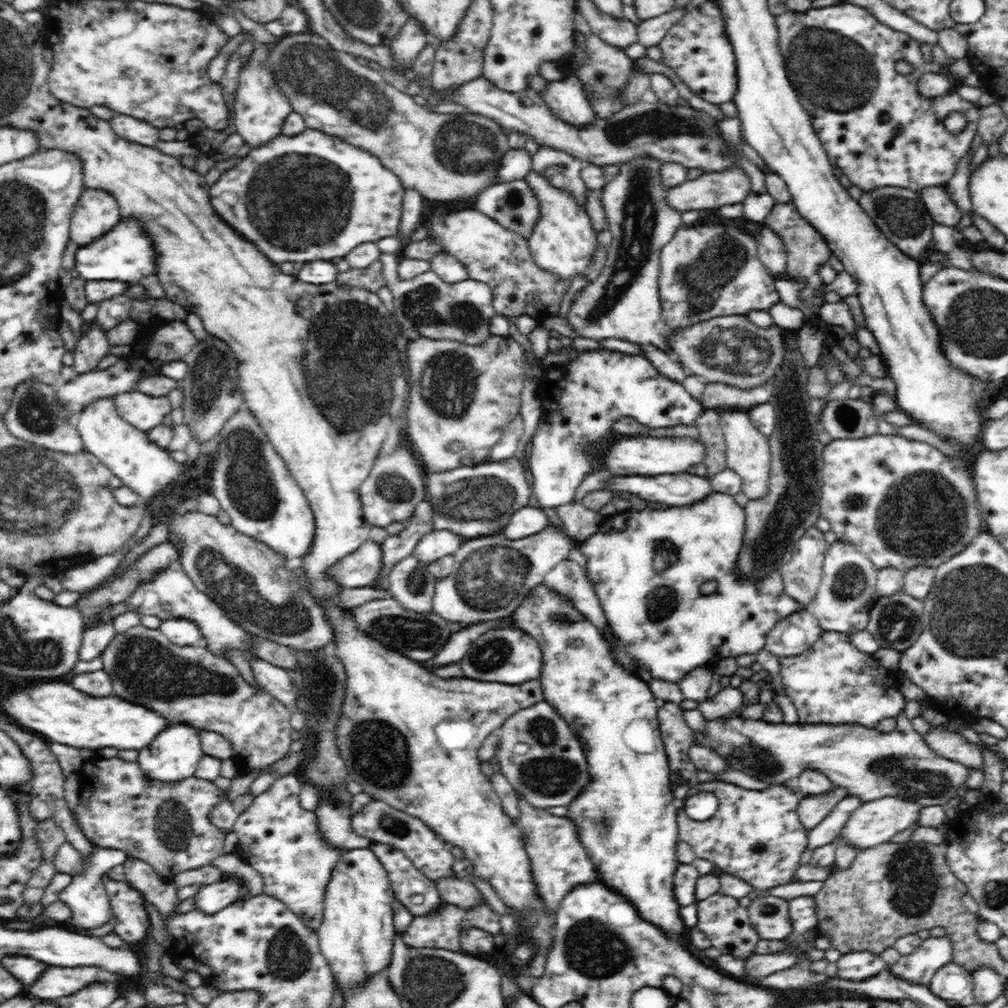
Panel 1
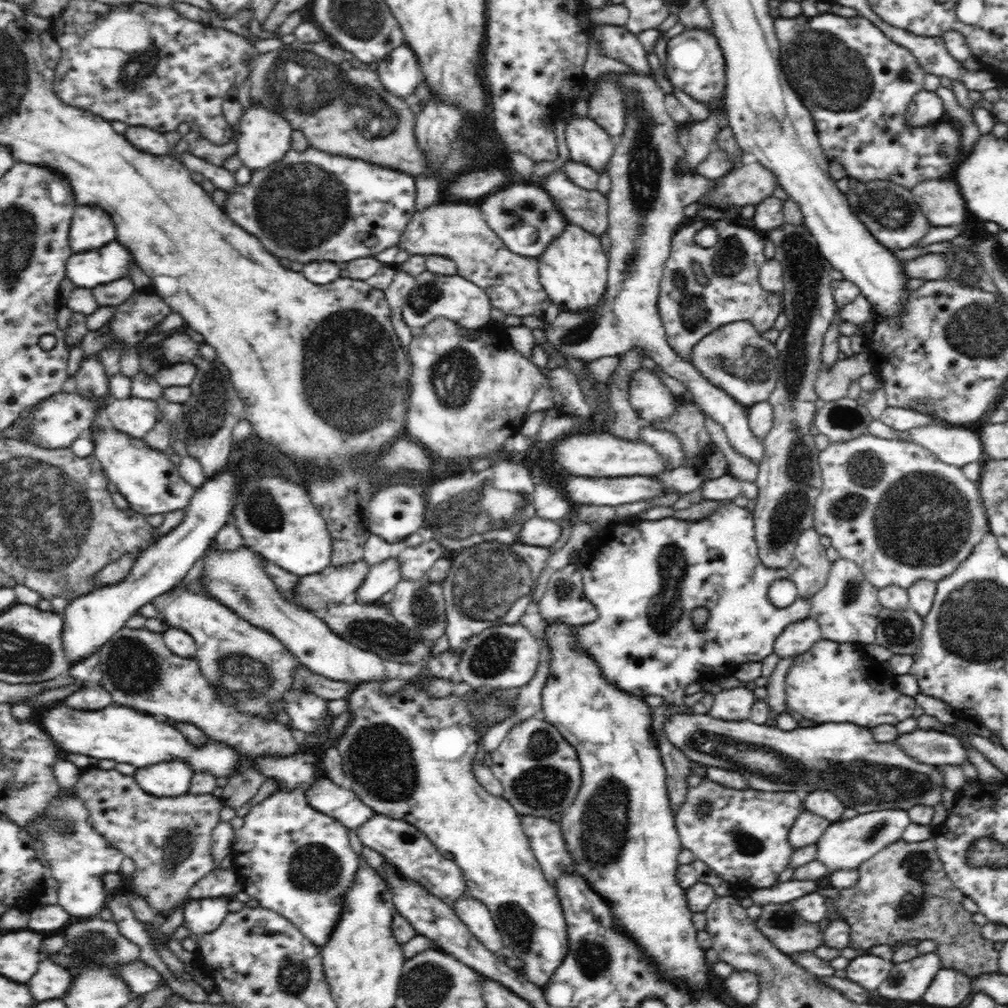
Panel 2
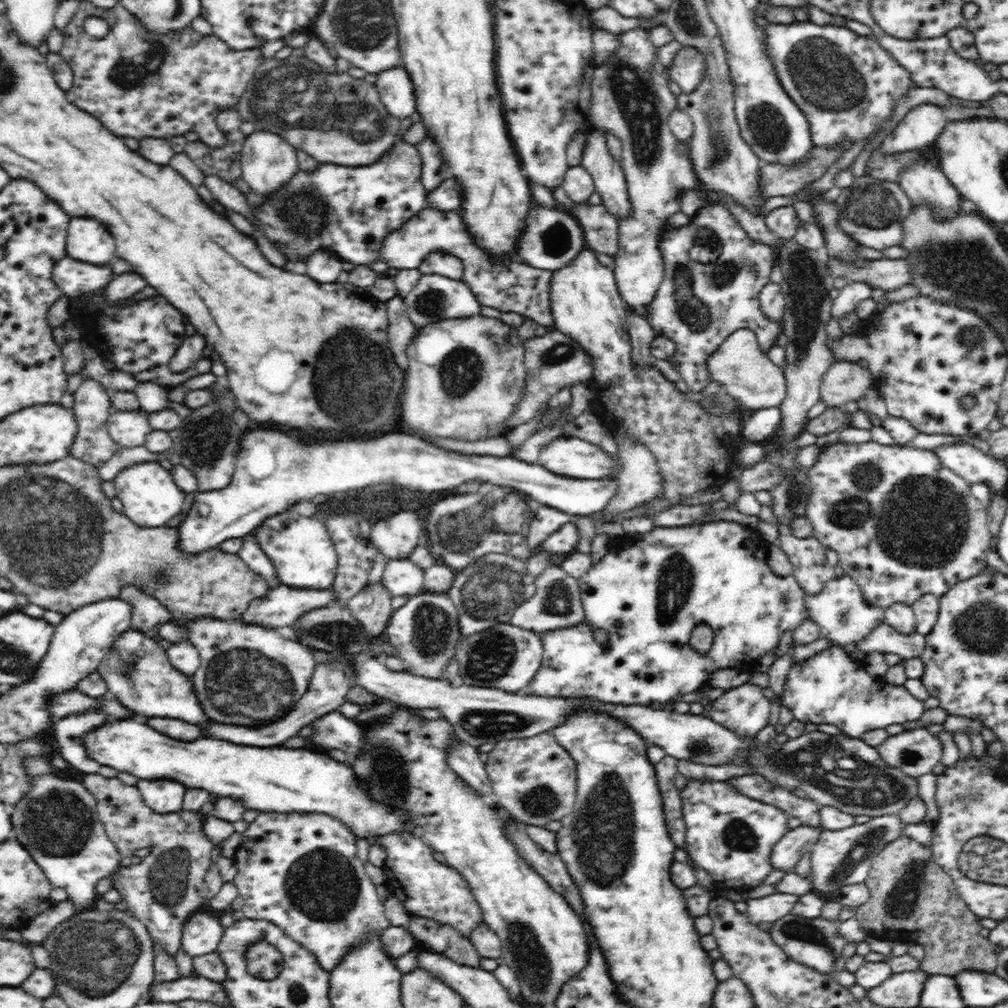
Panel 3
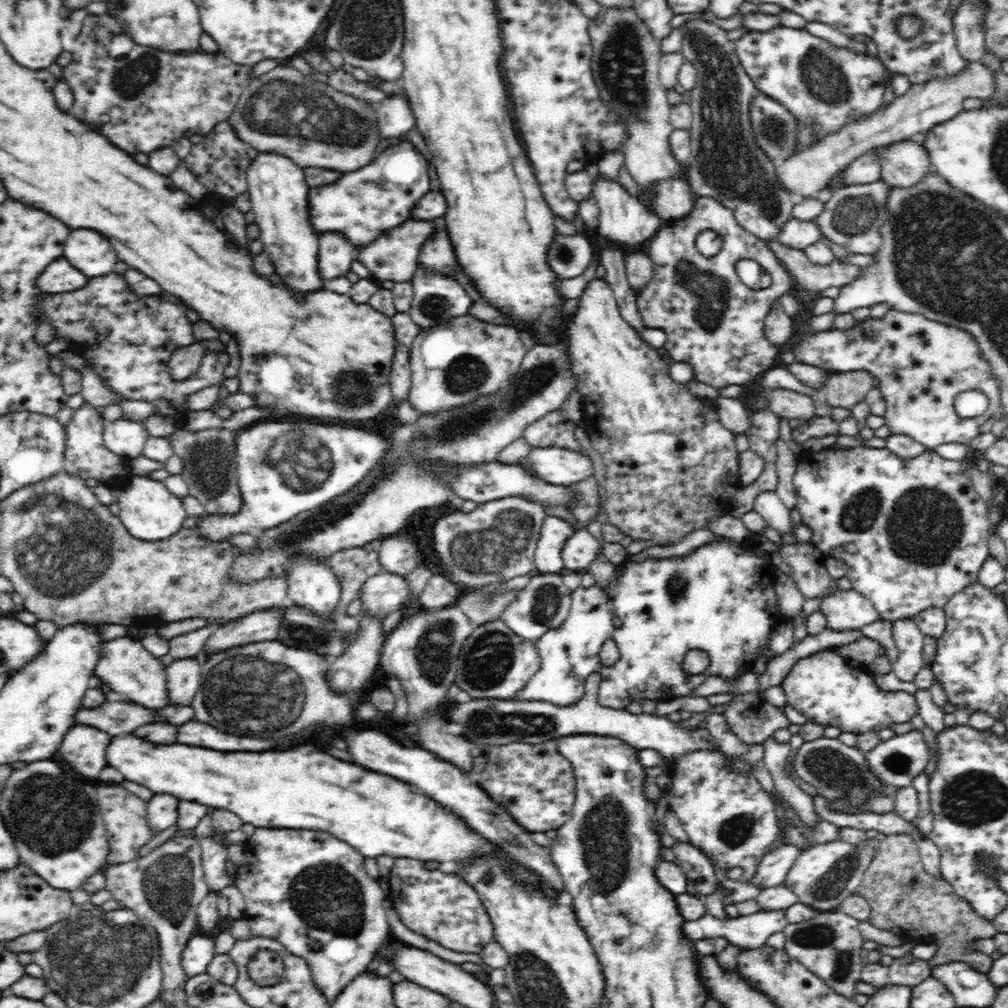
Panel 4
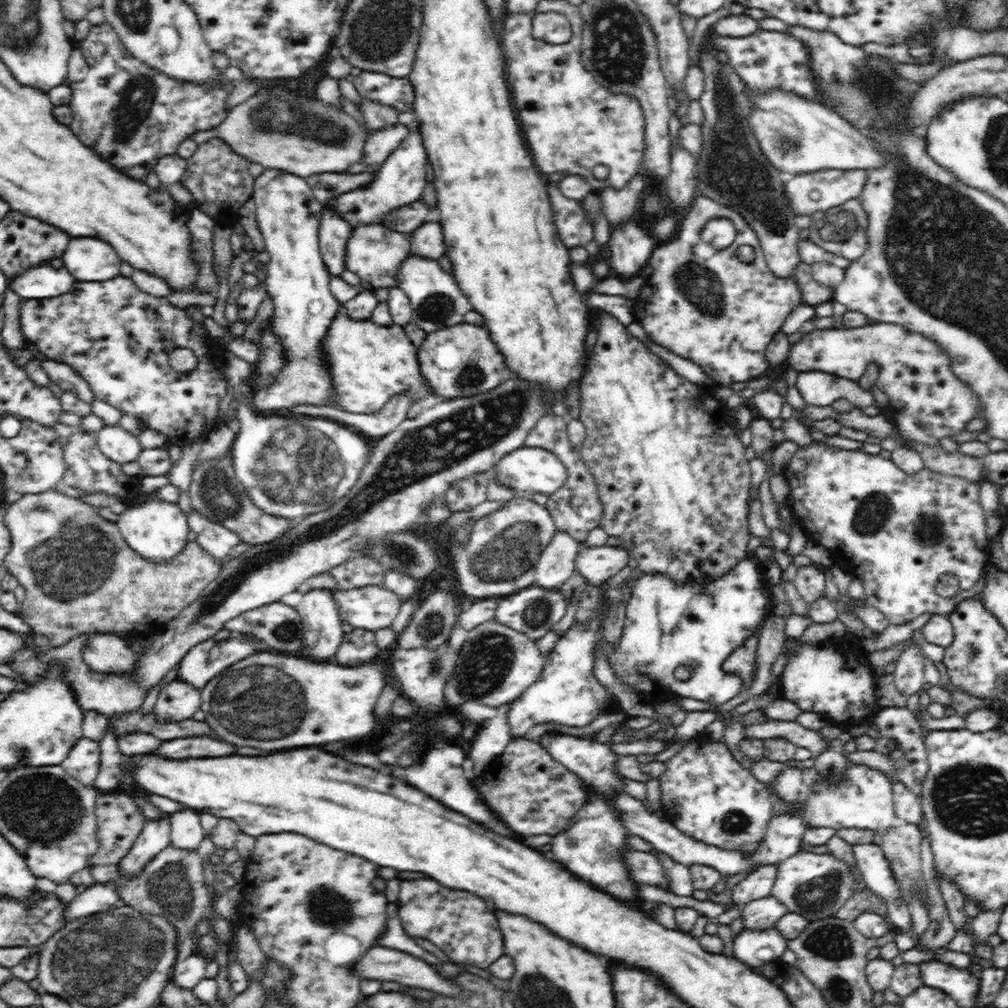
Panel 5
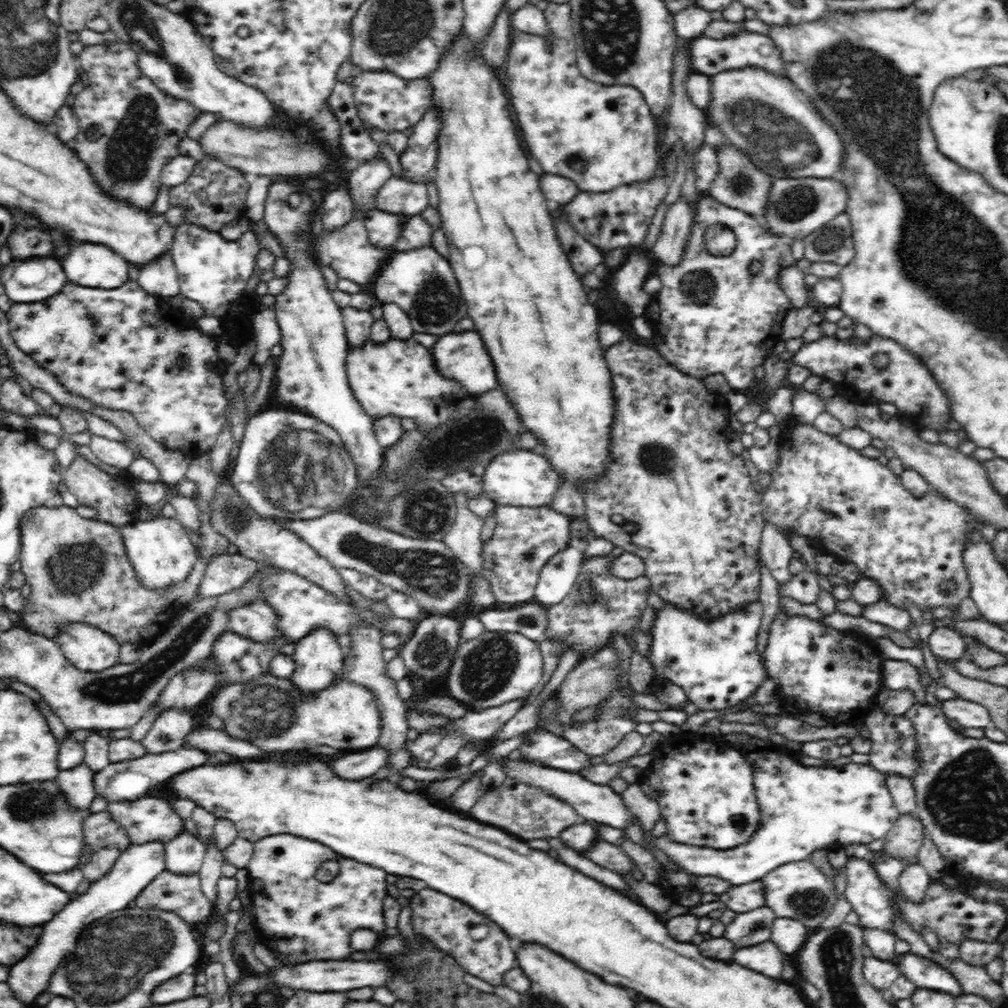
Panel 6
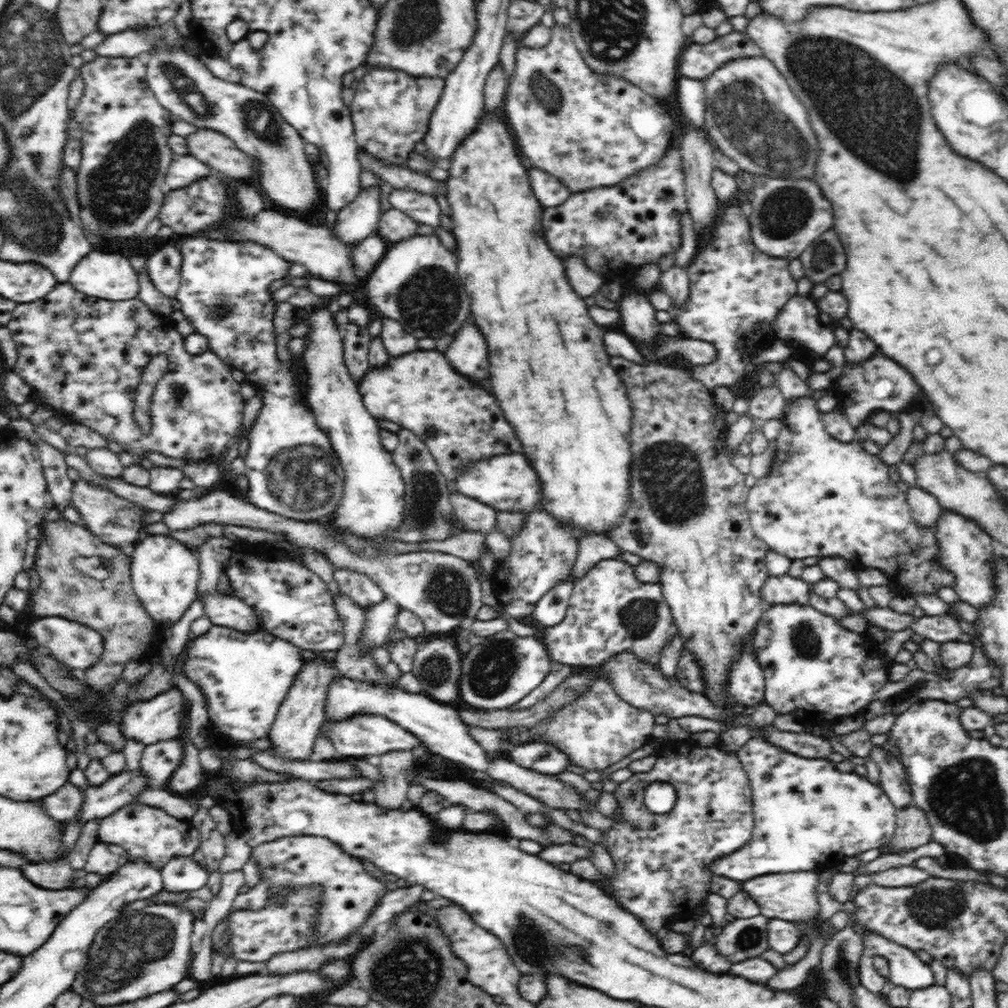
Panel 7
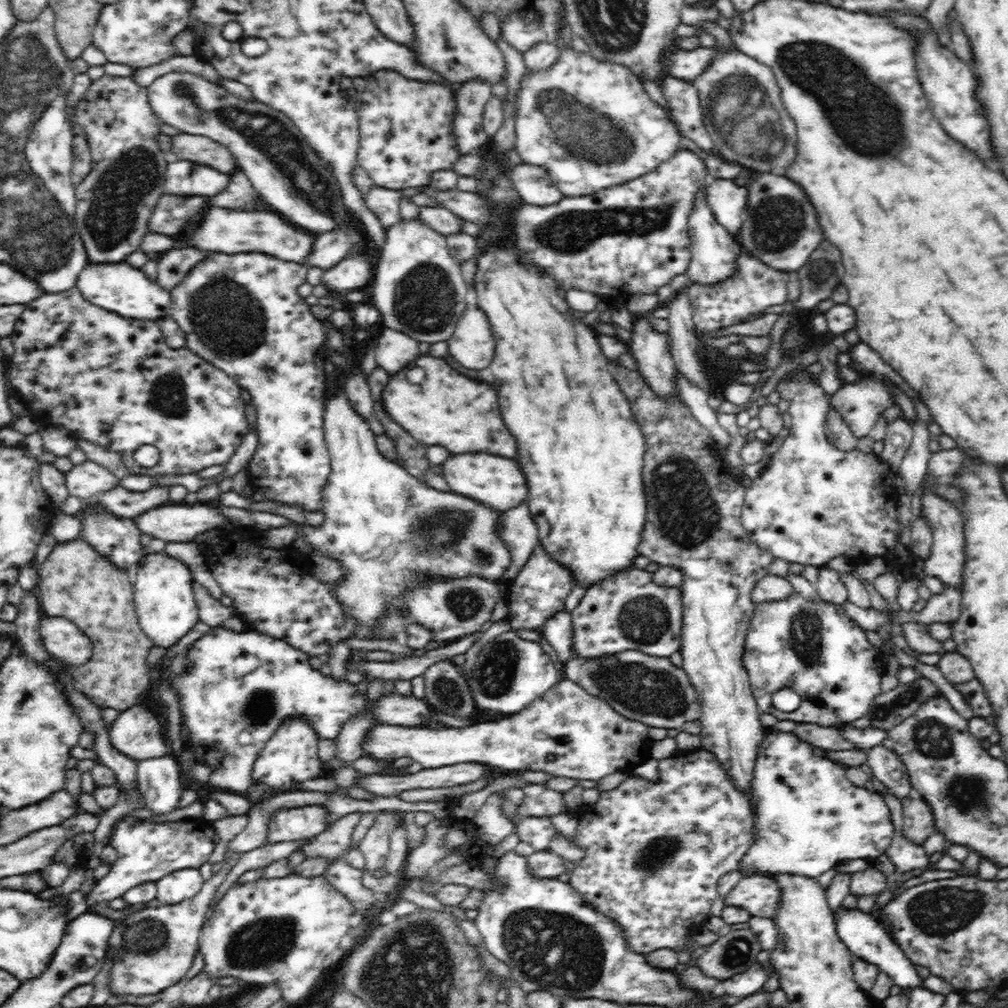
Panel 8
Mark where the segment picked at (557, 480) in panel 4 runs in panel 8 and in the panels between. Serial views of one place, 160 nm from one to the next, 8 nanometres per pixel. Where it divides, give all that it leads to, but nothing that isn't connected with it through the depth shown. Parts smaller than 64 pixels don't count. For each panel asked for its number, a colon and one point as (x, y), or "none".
5: (535, 470)
6: (519, 477)
7: (506, 483)
8: (496, 482)

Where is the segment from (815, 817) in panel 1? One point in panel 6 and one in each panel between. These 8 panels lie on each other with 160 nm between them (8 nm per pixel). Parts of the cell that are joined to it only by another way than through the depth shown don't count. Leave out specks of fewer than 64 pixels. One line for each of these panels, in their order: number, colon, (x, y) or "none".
2: (808, 827)
3: (786, 853)
4: (774, 867)
5: (759, 884)
6: (743, 898)

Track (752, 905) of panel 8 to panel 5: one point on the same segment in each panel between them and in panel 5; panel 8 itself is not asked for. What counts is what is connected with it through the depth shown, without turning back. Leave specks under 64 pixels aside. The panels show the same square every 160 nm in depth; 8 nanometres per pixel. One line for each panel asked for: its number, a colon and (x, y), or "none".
5: (815, 886)
6: (799, 890)
7: (793, 897)

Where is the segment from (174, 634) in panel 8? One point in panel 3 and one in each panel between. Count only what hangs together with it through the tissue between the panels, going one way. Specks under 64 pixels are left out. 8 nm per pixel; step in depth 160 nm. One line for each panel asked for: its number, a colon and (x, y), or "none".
3: (150, 497)
4: (149, 512)
5: (157, 530)
6: (161, 553)
7: (164, 573)

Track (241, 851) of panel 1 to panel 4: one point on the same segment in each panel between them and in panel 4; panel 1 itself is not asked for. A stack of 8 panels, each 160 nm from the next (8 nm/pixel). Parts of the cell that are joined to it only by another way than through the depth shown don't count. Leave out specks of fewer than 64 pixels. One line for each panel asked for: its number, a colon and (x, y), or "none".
2: (292, 859)
3: (298, 871)
4: (308, 890)

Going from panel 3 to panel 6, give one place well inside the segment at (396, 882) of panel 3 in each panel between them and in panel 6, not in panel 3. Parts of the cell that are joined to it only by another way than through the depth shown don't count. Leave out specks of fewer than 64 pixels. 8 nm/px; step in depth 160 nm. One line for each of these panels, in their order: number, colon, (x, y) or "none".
4: (442, 907)
5: (463, 926)
6: (480, 947)

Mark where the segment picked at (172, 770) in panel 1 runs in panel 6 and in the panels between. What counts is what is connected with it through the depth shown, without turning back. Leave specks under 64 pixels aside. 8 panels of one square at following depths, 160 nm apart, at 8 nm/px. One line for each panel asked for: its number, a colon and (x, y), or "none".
2: (172, 778)
3: (162, 795)
4: (162, 813)
5: (155, 836)
6: (139, 864)

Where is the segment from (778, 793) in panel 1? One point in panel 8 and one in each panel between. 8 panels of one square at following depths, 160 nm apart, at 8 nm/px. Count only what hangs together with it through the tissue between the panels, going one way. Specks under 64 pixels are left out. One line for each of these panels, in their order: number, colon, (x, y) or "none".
2: (743, 837)
3: (730, 835)
4: (726, 814)
5: (708, 795)
6: (707, 797)
7: (662, 861)
8: (654, 851)

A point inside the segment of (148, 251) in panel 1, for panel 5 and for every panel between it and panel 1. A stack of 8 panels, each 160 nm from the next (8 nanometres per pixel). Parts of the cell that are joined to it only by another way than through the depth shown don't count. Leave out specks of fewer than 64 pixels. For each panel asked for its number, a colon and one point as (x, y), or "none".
2: (89, 269)
3: (73, 277)
4: (60, 276)
5: (51, 278)

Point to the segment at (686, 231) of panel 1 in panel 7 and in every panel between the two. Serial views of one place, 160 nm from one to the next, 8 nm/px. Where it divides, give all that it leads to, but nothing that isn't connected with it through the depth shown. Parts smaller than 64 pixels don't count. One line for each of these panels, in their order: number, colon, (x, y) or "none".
2: (688, 311)
3: (697, 306)
4: (714, 322)
5: (720, 313)
6: (714, 317)
7: (736, 291)

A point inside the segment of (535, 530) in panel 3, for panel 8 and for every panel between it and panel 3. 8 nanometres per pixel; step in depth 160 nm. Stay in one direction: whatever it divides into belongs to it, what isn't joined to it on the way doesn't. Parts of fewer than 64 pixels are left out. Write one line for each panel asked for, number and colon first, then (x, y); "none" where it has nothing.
4: (548, 560)
5: (556, 564)
6: (558, 575)
7: (550, 610)
8: (557, 630)

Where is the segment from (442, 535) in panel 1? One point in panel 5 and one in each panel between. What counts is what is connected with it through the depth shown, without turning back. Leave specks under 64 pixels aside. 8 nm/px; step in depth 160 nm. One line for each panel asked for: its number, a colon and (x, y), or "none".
2: (414, 563)
3: (401, 577)
4: (383, 593)
5: (373, 607)

